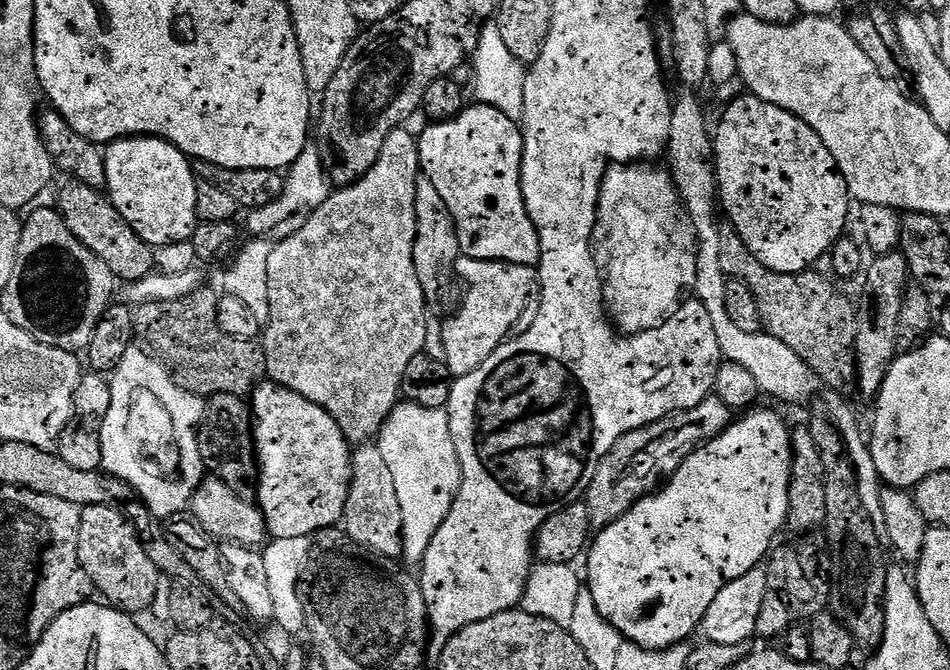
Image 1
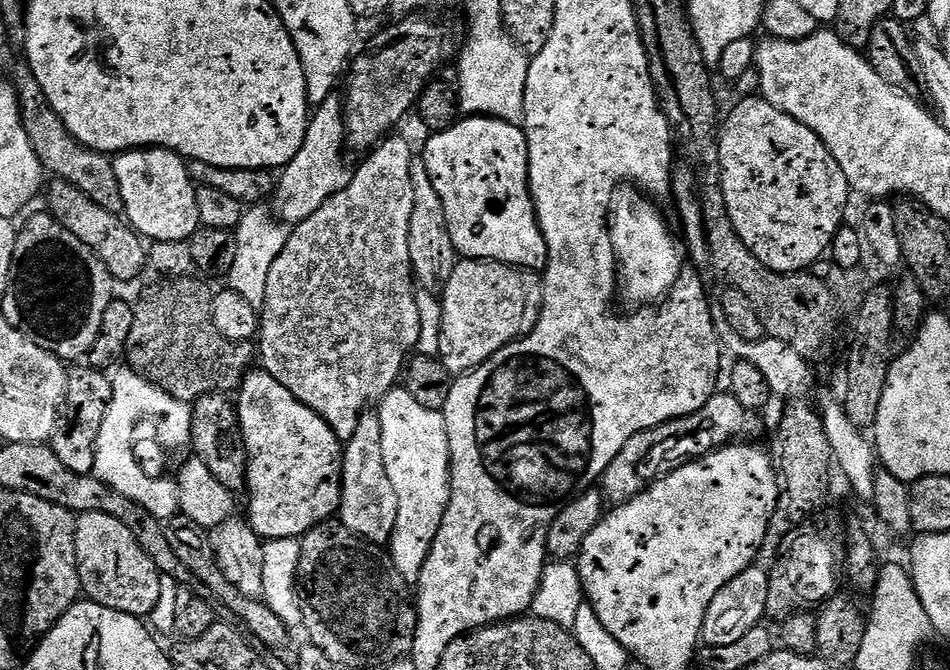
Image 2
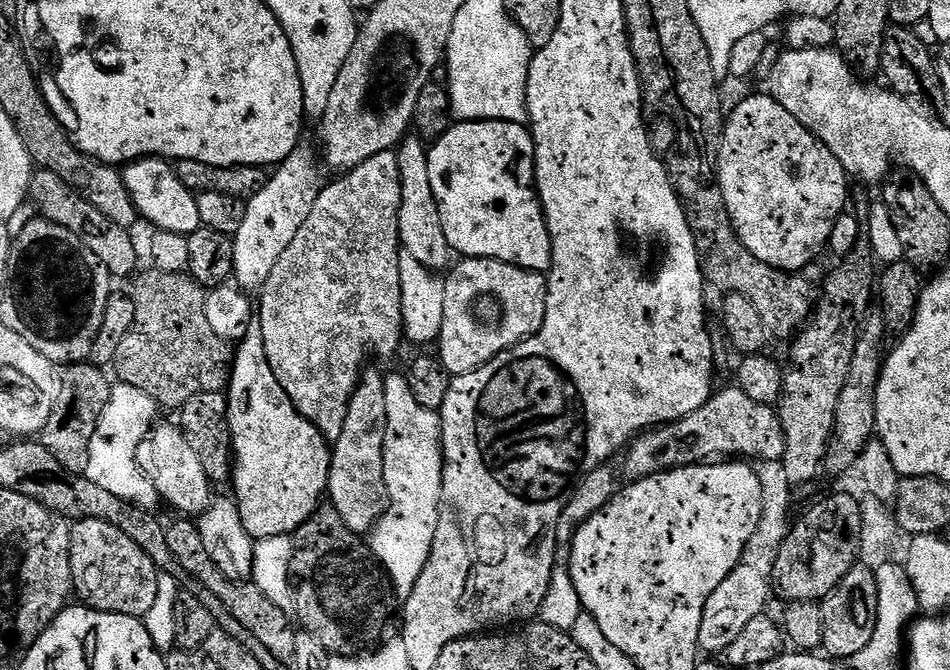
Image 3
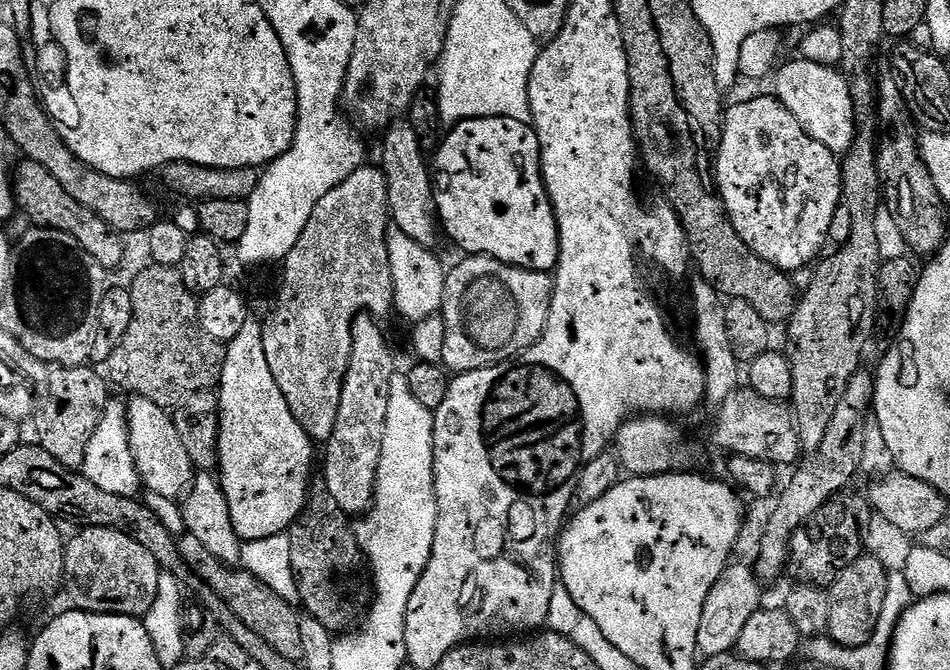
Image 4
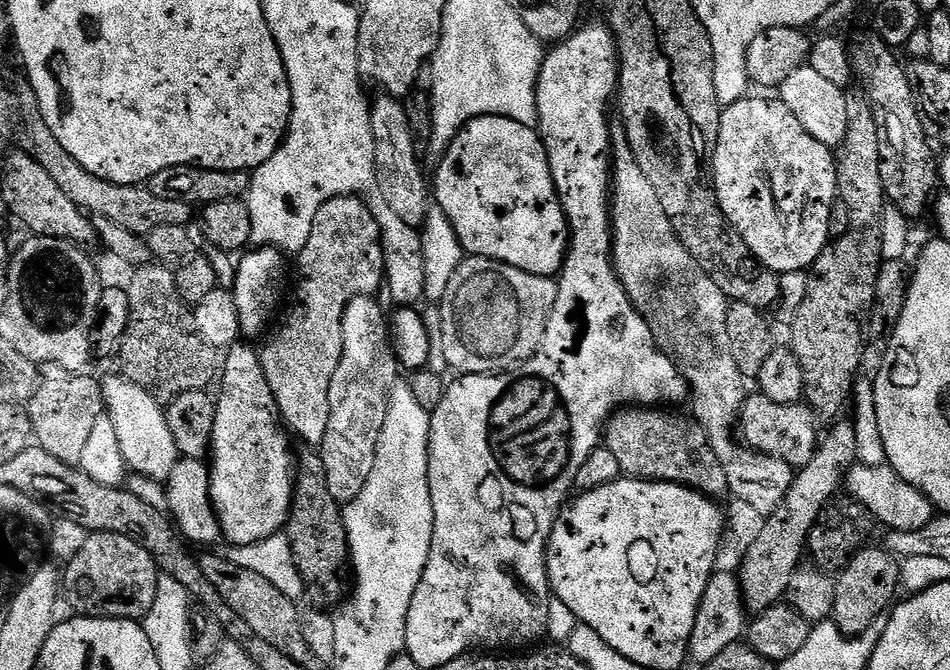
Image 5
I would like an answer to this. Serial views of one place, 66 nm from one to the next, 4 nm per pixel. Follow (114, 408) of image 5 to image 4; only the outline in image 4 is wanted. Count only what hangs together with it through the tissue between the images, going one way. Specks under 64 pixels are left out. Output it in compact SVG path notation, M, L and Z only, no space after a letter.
M141 396L127 401L130 450L140 475L141 485L154 494L179 501L191 489L194 469L182 438L178 438L176 421L165 409Z

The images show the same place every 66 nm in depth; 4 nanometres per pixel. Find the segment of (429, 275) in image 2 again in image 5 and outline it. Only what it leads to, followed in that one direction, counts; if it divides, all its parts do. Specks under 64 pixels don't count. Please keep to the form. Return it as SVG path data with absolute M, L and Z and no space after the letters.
M387 94L377 95L377 100L371 101L372 129L374 130L374 150L376 151L376 186L378 194L406 222L411 228L419 229L428 217L430 207L430 184L424 181L424 172L420 169L418 150L414 146L414 138L410 134L410 118L406 118L403 103L395 96Z

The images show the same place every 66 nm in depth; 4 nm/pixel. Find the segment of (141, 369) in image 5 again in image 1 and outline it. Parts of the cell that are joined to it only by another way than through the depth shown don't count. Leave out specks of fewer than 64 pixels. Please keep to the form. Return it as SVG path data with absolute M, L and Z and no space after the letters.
M201 286L172 302L139 305L134 312L135 335L145 340L140 339L182 390L203 398L214 394L247 397L267 377L264 346L256 340L222 334L216 317L217 299L217 293L212 293L208 286Z

